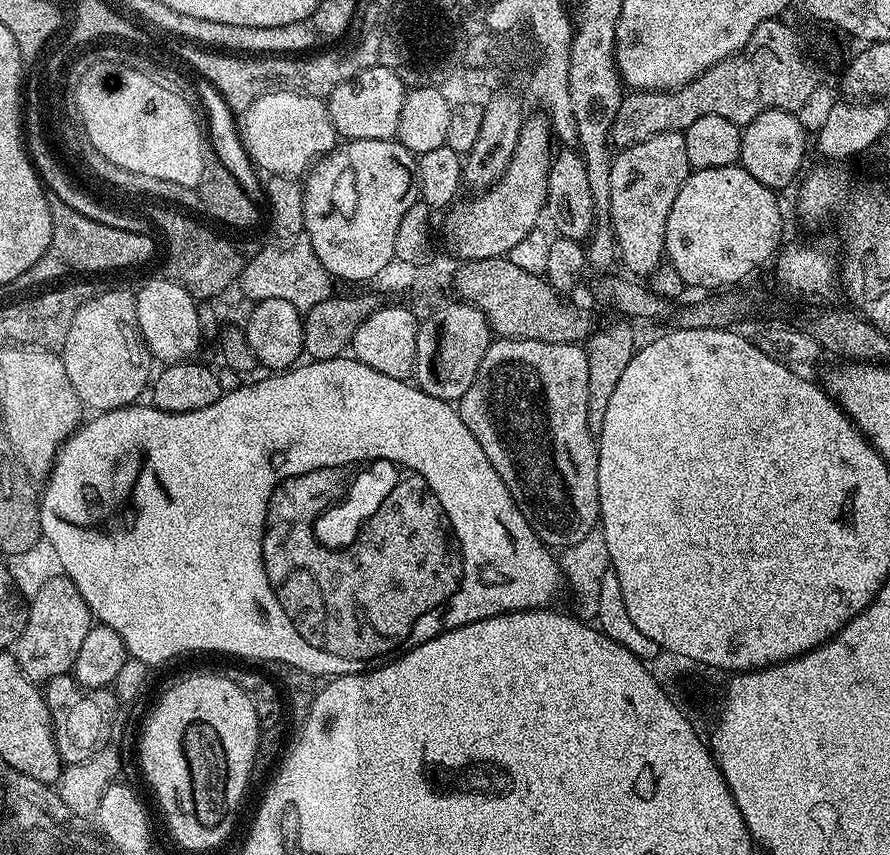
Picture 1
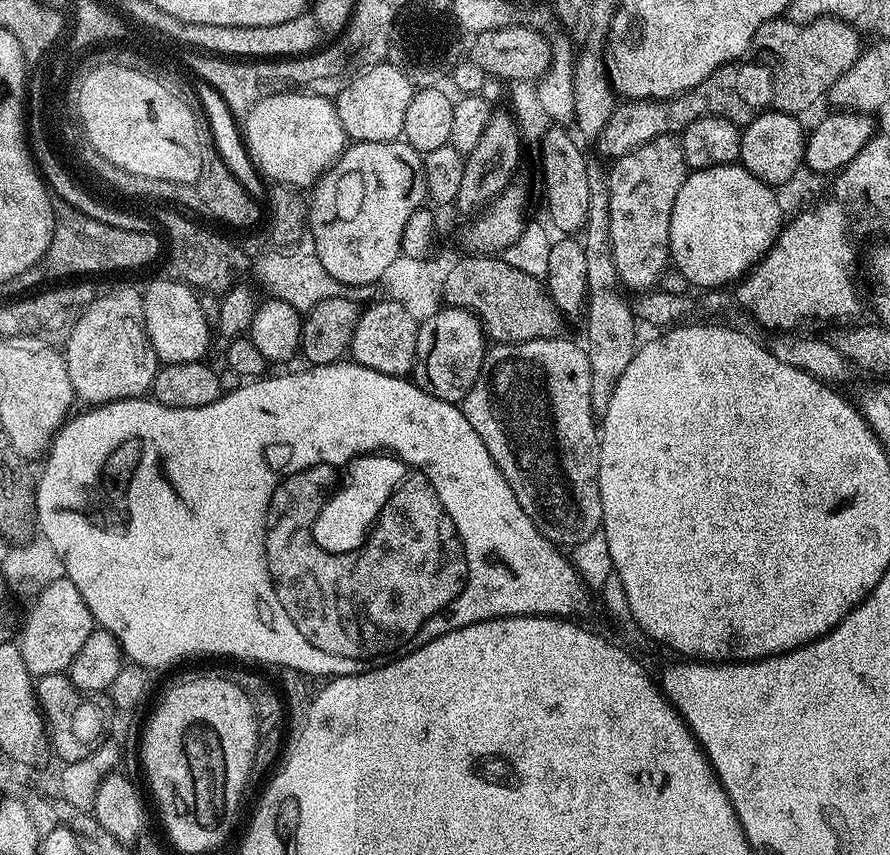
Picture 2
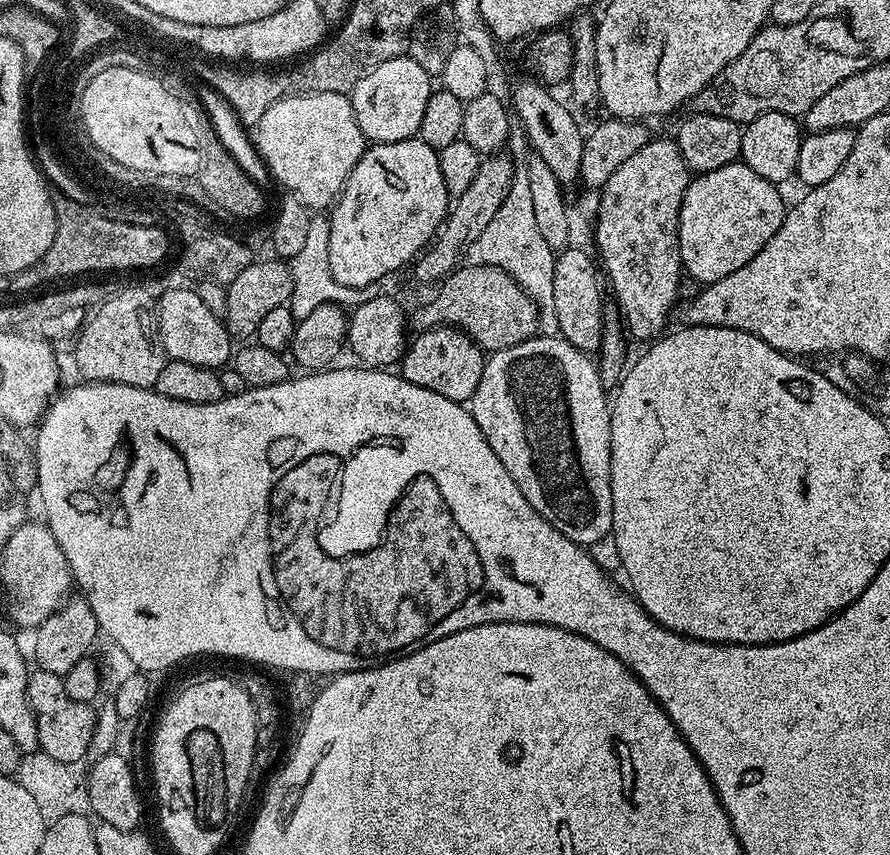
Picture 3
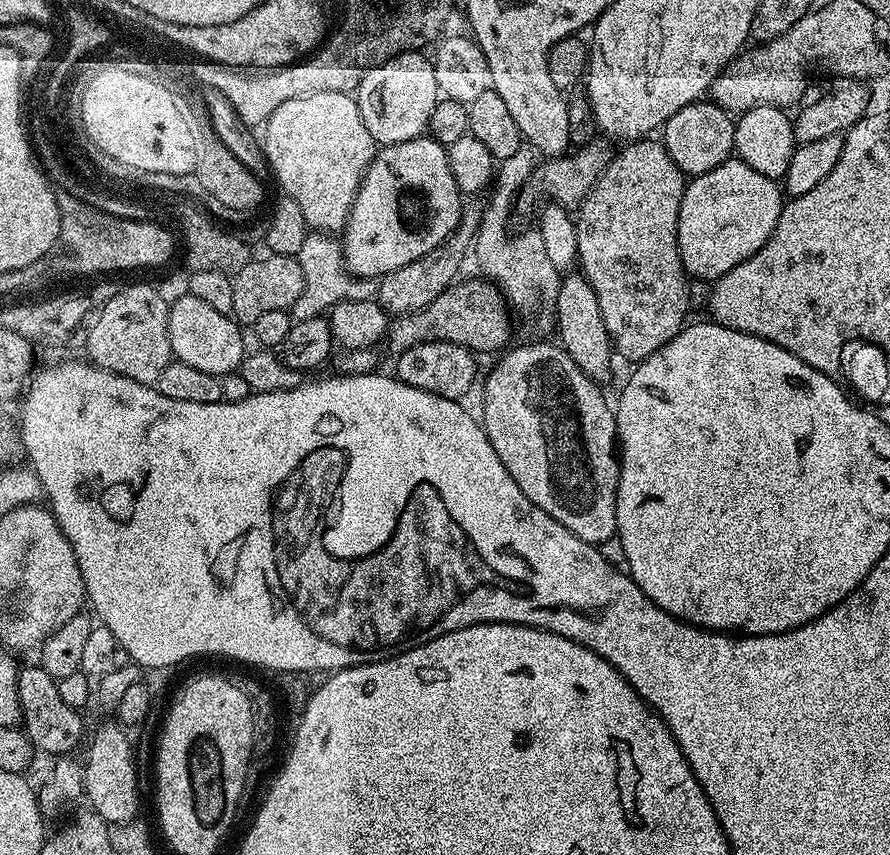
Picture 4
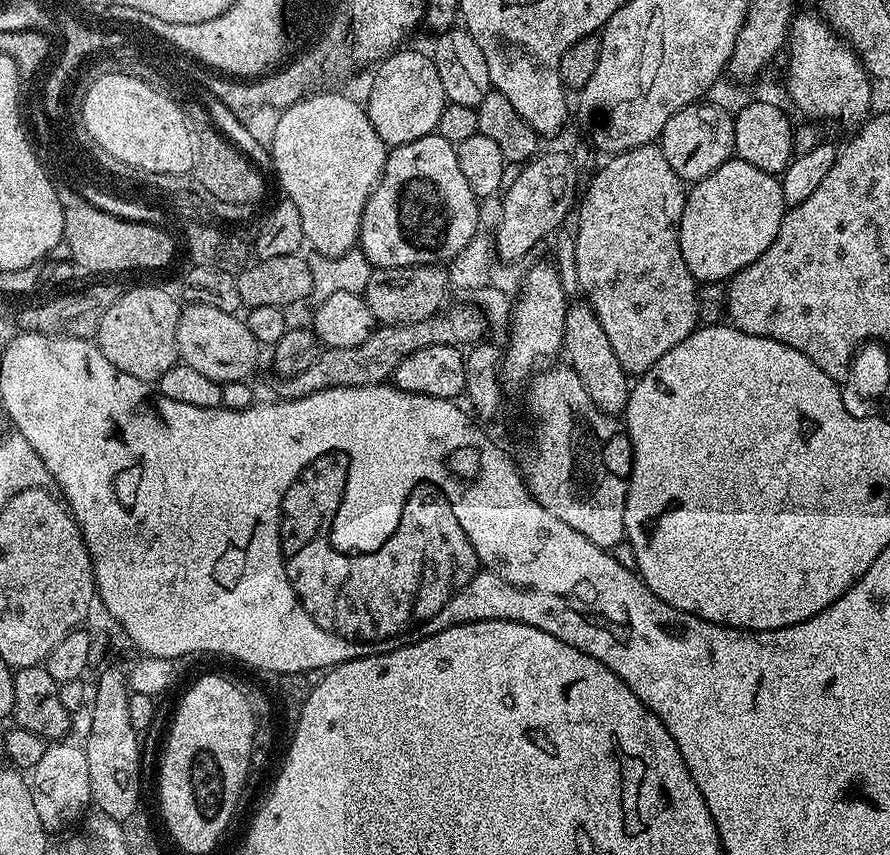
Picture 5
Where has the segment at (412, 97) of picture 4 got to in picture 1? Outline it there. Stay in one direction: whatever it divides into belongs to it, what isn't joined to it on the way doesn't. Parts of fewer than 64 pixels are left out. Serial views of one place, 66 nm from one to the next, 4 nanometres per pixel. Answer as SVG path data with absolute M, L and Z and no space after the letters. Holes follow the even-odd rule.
M367 68L350 82L342 82L326 98L328 113L337 137L350 140L391 140L398 130L398 118L402 118L402 102L405 84L394 70Z

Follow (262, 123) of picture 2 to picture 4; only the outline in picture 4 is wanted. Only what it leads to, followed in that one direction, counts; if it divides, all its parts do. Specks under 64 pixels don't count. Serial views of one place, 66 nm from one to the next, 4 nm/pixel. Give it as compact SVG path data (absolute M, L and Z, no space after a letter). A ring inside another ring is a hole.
M327 92L282 102L262 129L262 147L271 175L284 187L283 195L298 202L309 229L343 233L364 172L378 151L355 99L347 92Z

